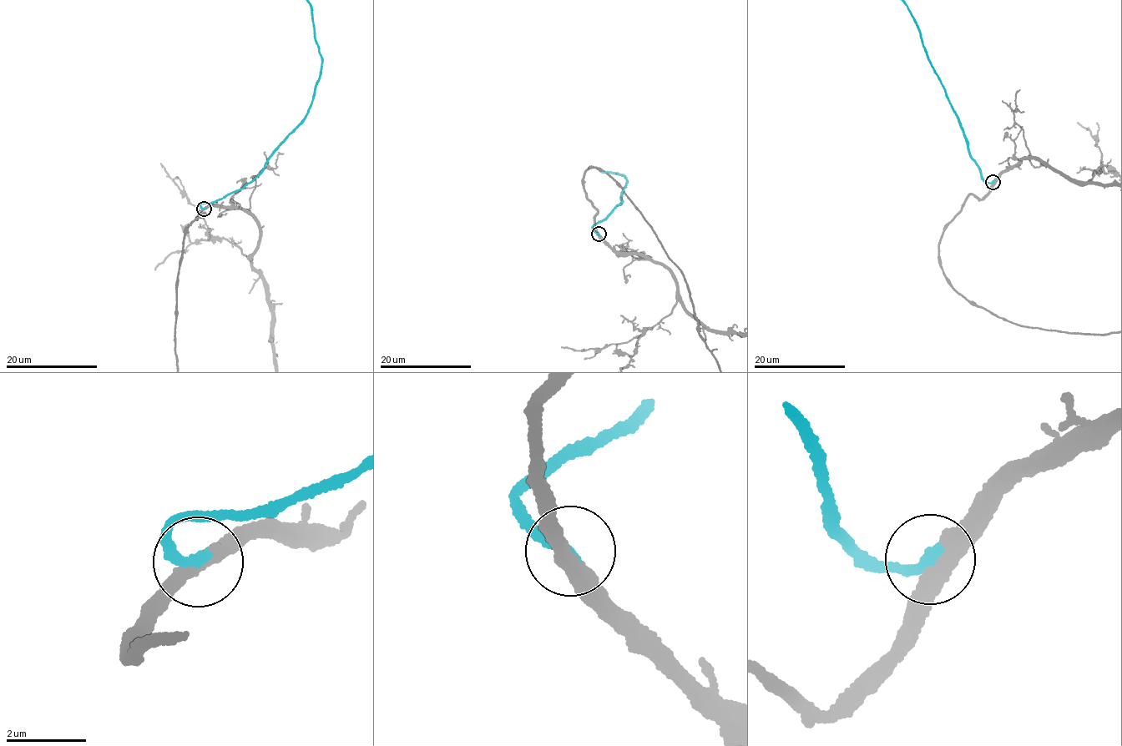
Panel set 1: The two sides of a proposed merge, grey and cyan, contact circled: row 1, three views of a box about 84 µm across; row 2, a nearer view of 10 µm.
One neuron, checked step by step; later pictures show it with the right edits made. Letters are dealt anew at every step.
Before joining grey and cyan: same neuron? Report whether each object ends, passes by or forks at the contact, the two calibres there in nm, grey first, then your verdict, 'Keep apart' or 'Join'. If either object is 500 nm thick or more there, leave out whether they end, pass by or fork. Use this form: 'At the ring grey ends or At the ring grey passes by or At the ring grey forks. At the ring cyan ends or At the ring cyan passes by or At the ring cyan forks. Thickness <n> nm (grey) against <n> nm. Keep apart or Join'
At the ring grey passes by. At the ring cyan ends. Thickness 420 nm (grey) against 320 nm. Join

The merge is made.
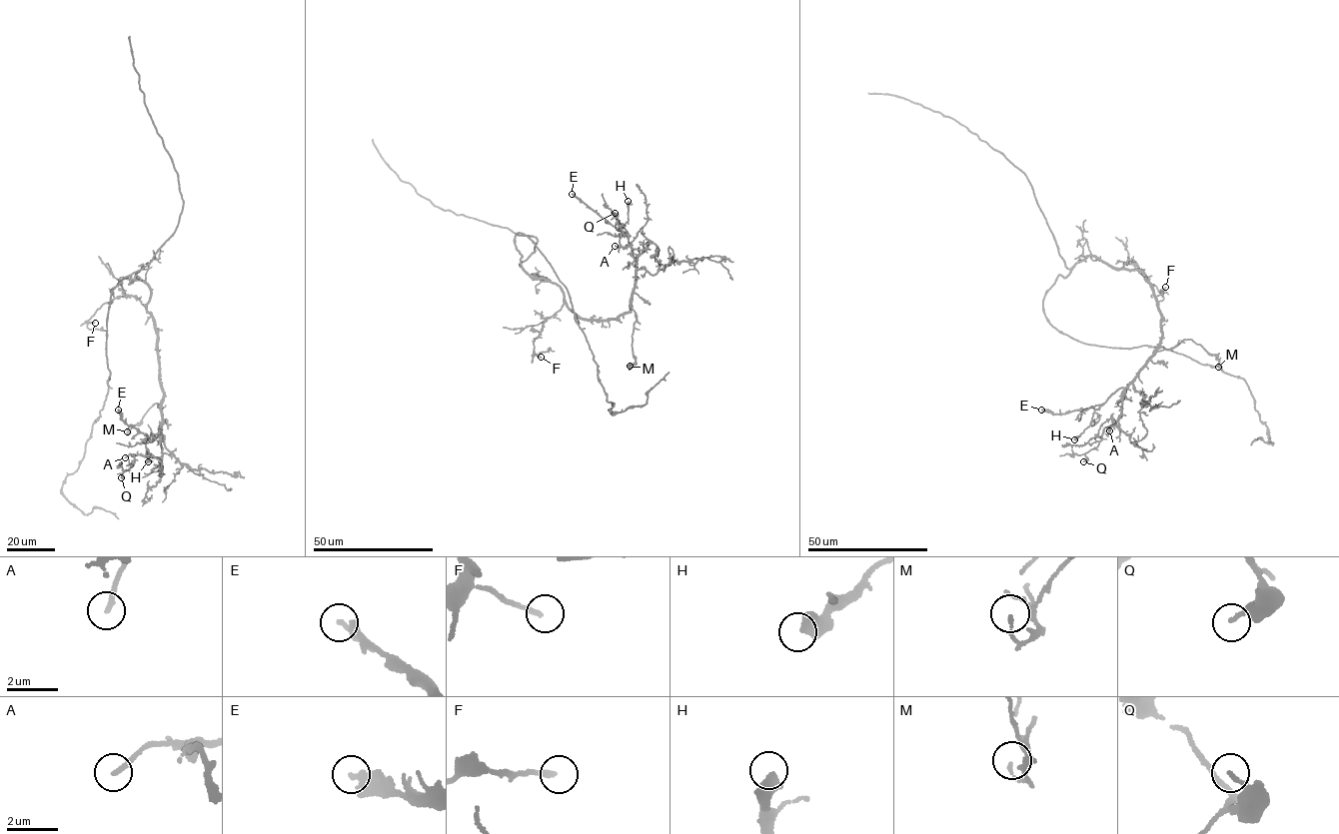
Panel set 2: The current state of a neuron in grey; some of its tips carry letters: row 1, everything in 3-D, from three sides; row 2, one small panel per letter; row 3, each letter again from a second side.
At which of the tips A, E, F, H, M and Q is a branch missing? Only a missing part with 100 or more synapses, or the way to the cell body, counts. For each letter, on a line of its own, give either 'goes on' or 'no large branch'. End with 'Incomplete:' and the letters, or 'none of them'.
A: no large branch
E: no large branch
F: no large branch
H: no large branch
M: no large branch
Q: no large branch
Incomplete: none of them

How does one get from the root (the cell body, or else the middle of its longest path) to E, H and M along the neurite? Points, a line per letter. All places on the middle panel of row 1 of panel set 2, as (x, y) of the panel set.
E: (516, 246), (526, 273), (559, 286), (582, 319), (616, 319), (631, 310), (638, 268), (627, 235), (572, 194)
H: (516, 246), (525, 272), (559, 286), (576, 315), (616, 319), (631, 310), (636, 286), (622, 230), (628, 201)
M: (516, 246), (526, 273), (559, 286), (582, 319), (616, 319), (631, 303), (637, 320), (630, 366)

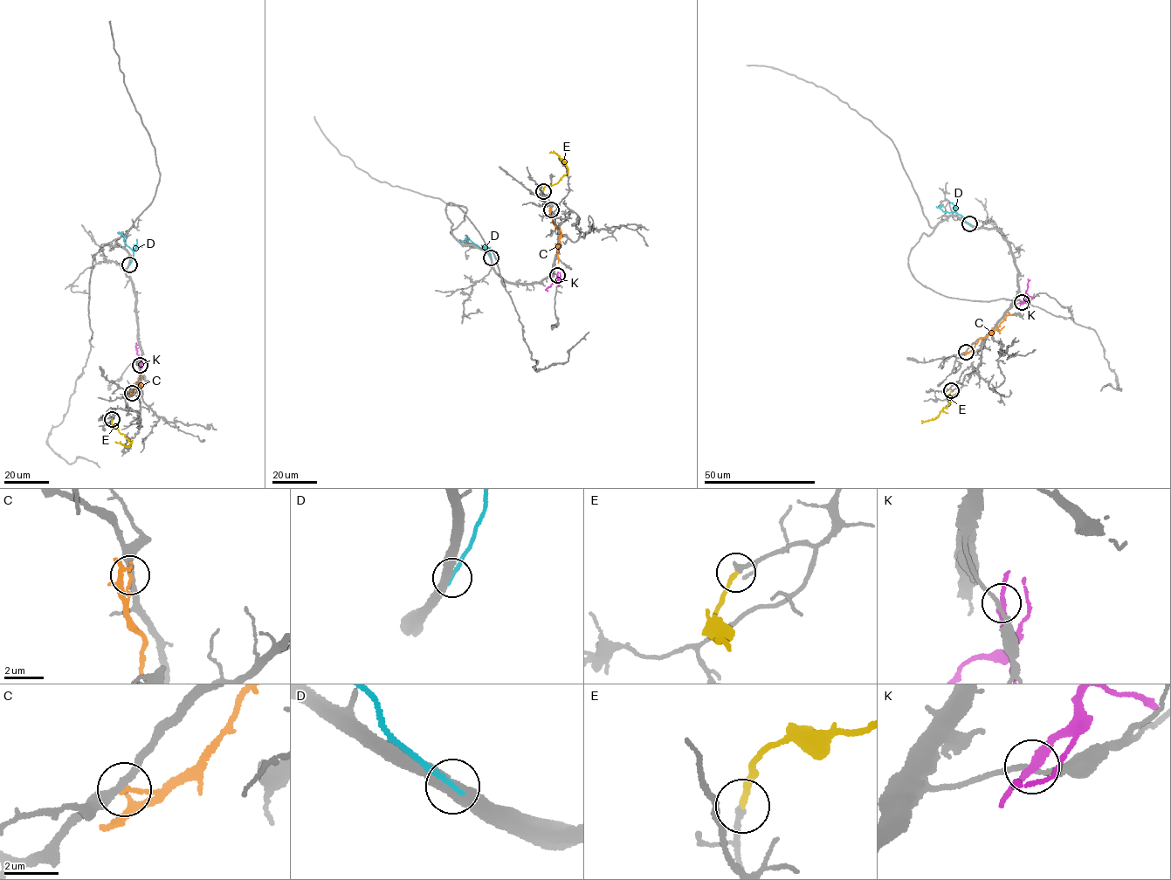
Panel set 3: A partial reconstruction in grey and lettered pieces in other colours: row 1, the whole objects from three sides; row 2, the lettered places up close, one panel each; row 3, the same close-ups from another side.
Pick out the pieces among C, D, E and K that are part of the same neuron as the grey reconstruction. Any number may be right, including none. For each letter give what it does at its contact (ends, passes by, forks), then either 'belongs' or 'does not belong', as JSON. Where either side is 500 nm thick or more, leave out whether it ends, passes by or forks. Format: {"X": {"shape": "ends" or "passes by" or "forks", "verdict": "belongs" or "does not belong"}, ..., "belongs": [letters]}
{"C": {"shape": "ends", "verdict": "does not belong"}, "D": {"shape": "ends", "verdict": "does not belong"}, "E": {"shape": "ends", "verdict": "belongs"}, "K": {"shape": "passes by", "verdict": "does not belong"}, "belongs": ["E"]}

